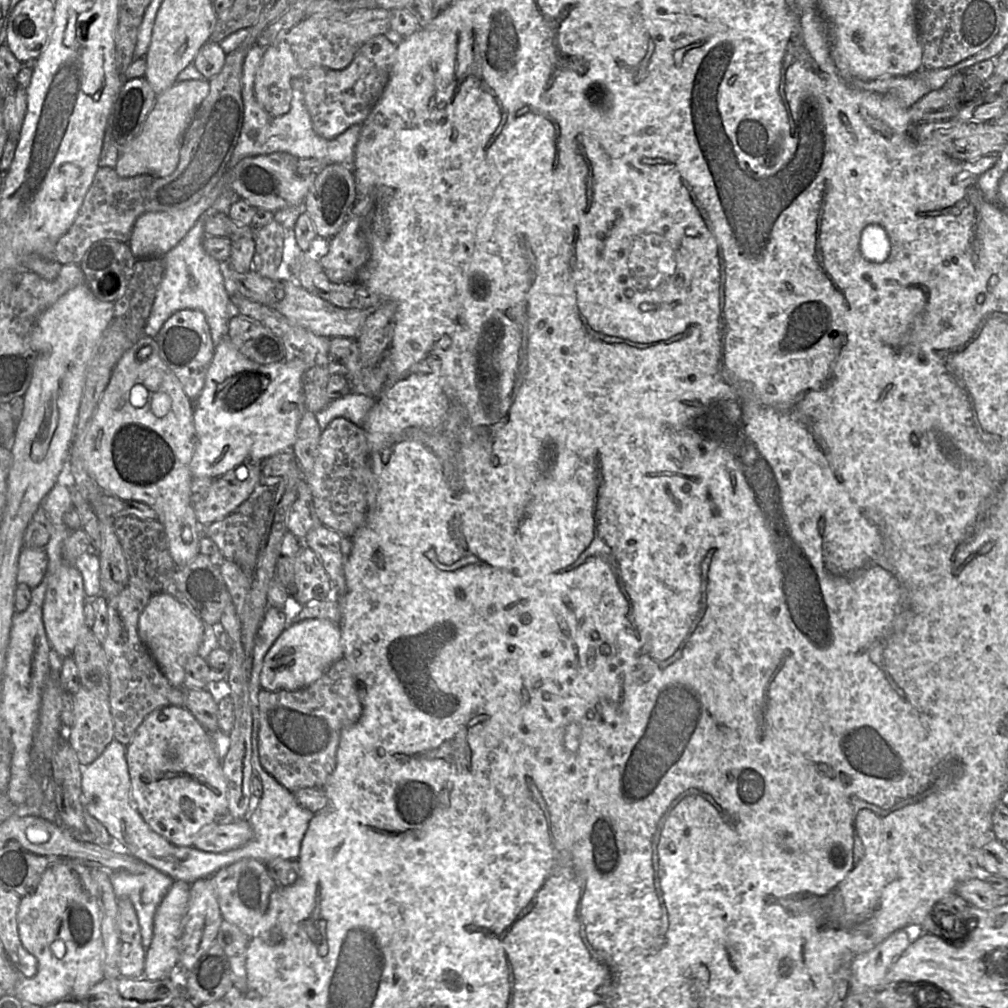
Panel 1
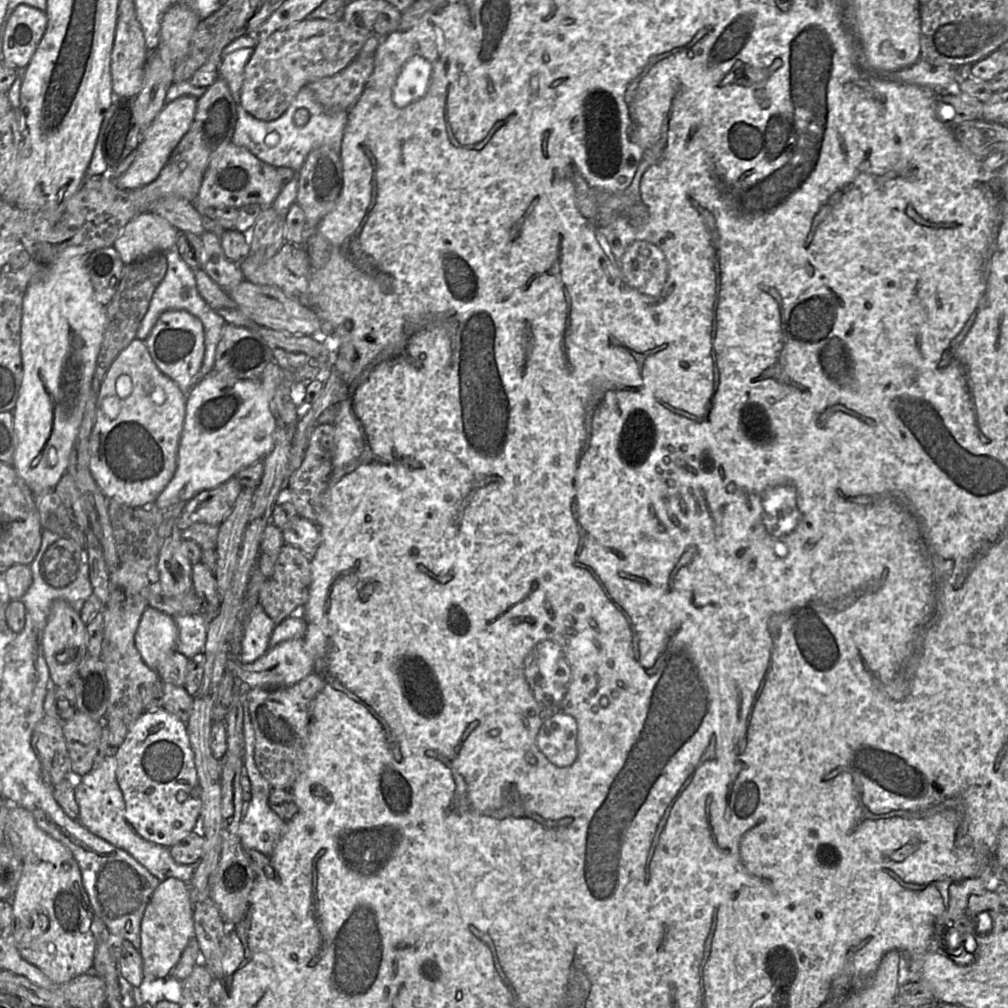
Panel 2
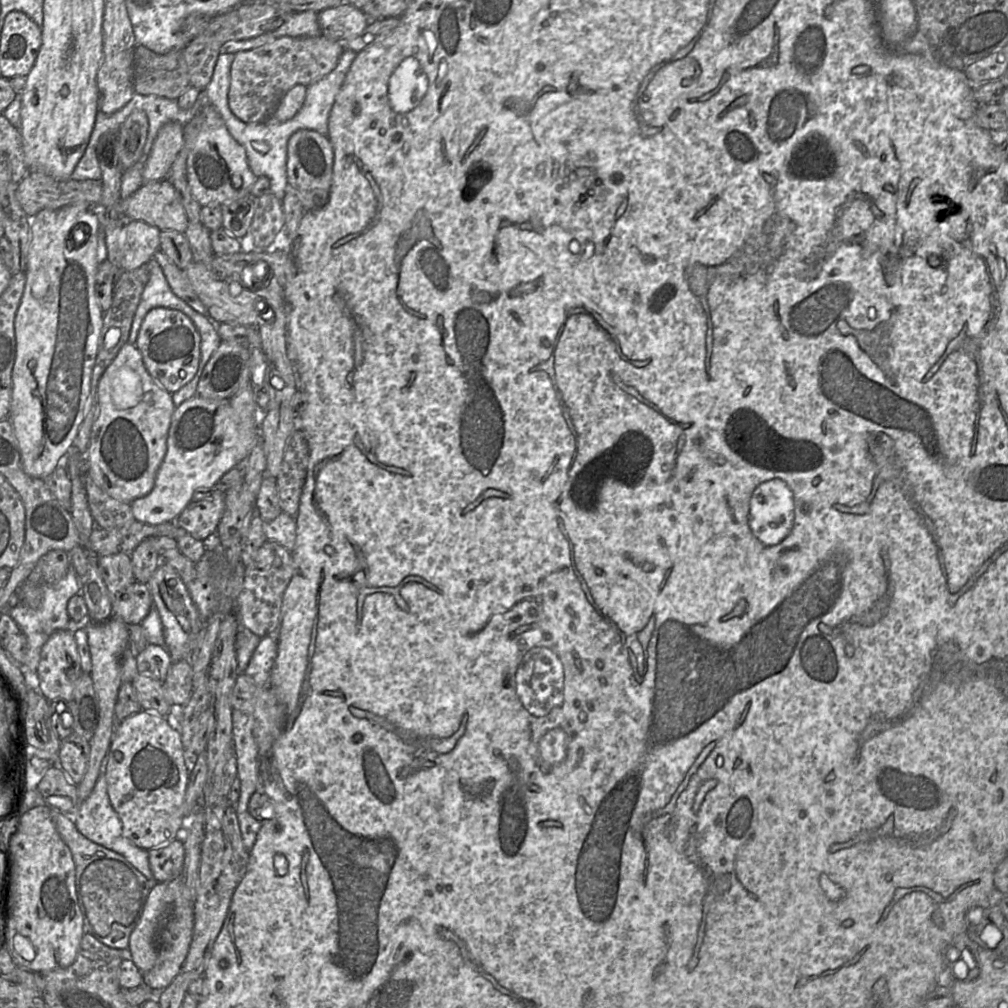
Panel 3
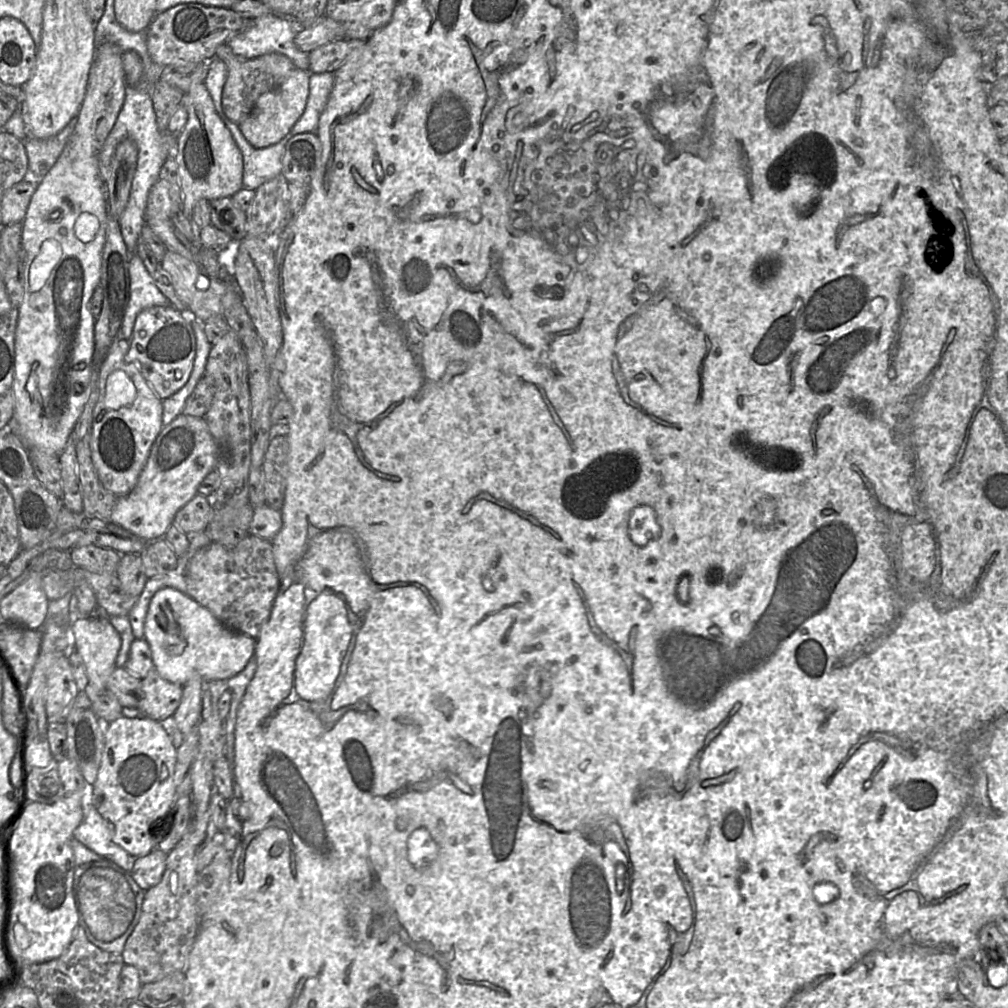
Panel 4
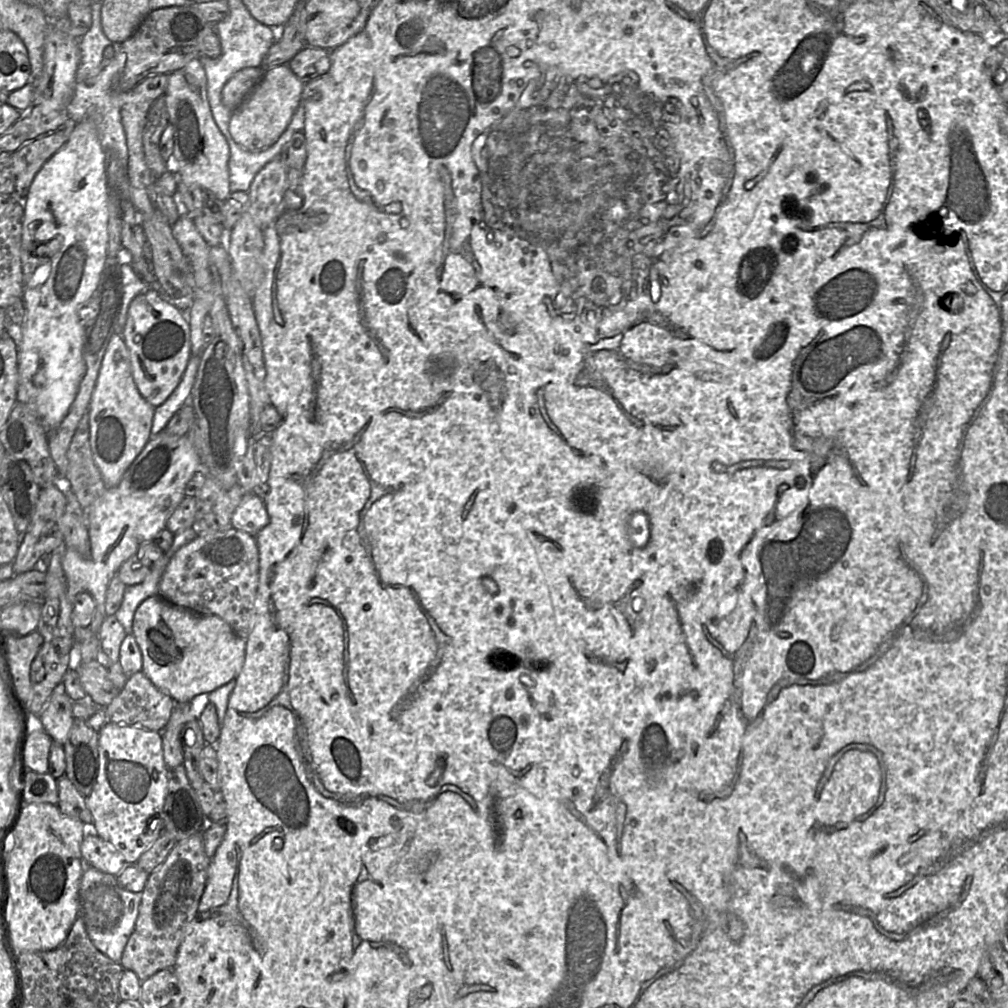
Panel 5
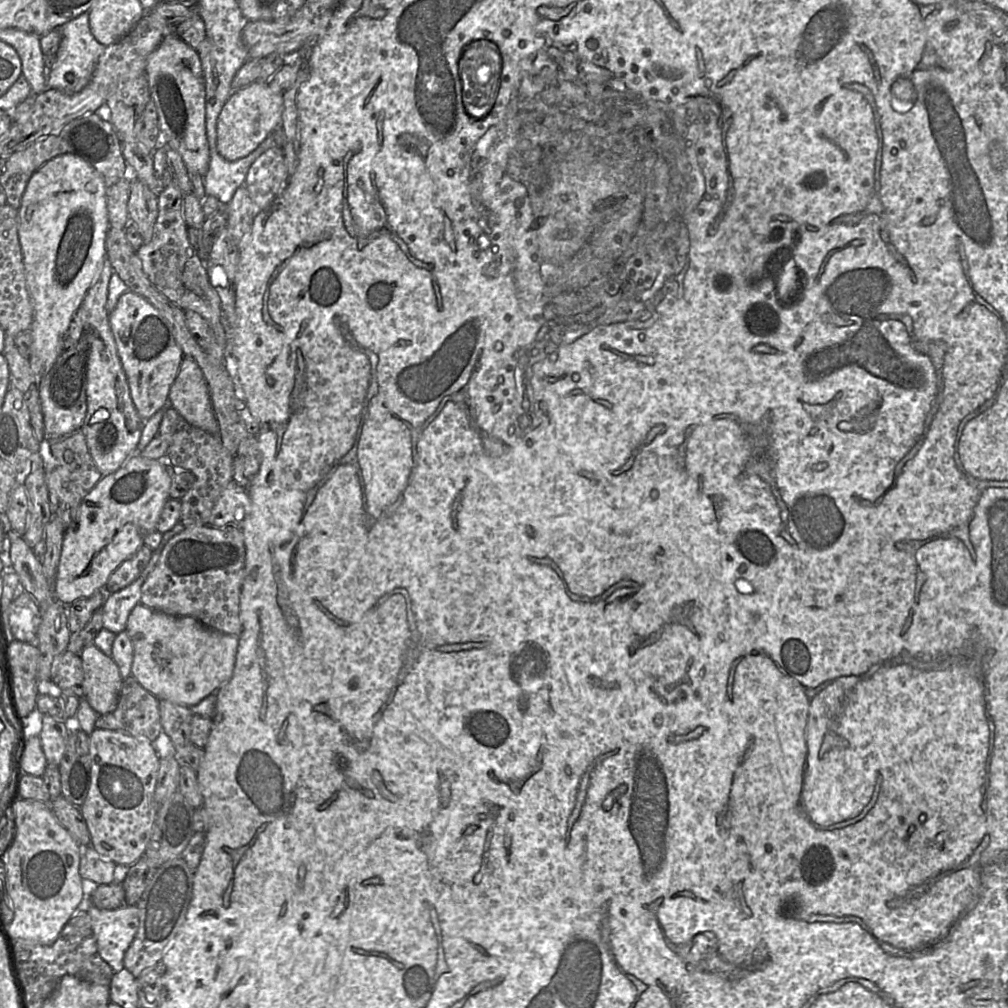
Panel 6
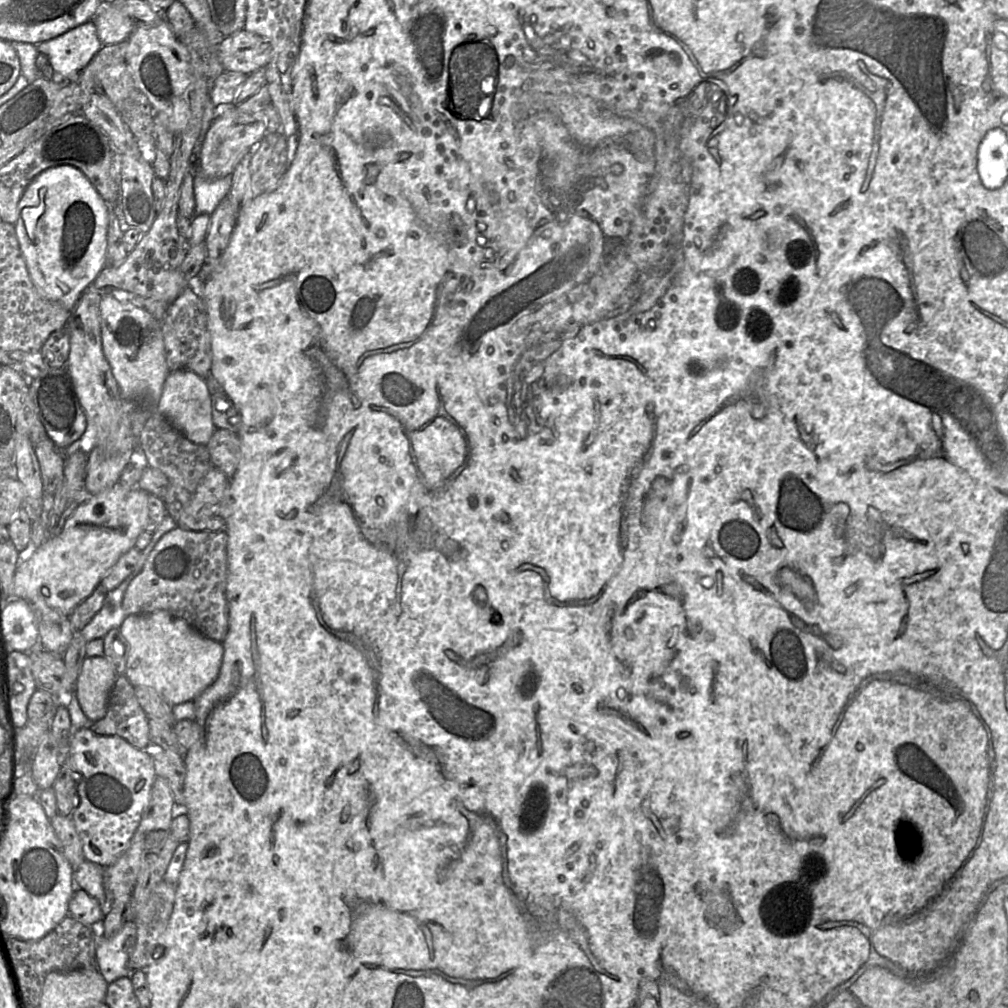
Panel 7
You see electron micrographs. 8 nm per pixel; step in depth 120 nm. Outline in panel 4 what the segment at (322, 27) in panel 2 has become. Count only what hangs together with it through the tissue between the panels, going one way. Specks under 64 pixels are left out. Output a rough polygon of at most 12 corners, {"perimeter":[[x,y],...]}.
{"perimeter":[[227,44],[222,107],[236,124],[296,68],[283,54],[247,59]]}

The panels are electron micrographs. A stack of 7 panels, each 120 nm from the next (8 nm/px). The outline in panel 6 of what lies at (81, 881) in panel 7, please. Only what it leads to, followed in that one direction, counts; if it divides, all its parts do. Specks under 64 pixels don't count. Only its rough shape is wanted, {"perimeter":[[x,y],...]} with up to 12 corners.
{"perimeter":[[91,845],[82,848],[79,873],[97,885],[114,882],[116,863]]}

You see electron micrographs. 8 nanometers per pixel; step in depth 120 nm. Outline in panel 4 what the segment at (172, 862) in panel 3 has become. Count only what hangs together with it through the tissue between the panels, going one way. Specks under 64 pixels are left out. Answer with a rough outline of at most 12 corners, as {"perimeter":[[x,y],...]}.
{"perimeter":[[155,849],[135,860],[130,874],[145,892],[156,886],[168,854]]}

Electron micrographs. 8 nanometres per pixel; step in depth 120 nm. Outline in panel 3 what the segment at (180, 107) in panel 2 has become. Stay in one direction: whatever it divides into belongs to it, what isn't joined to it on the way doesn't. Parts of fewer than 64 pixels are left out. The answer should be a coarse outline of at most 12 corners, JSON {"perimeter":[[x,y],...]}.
{"perimeter":[[163,125],[144,184],[164,180],[184,144],[184,127]]}

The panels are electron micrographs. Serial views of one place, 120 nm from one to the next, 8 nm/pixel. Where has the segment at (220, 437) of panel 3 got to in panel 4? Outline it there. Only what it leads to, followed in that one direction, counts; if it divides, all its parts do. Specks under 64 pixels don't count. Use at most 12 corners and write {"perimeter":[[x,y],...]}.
{"perimeter":[[181,413],[110,521],[147,542],[216,468],[204,417]]}

